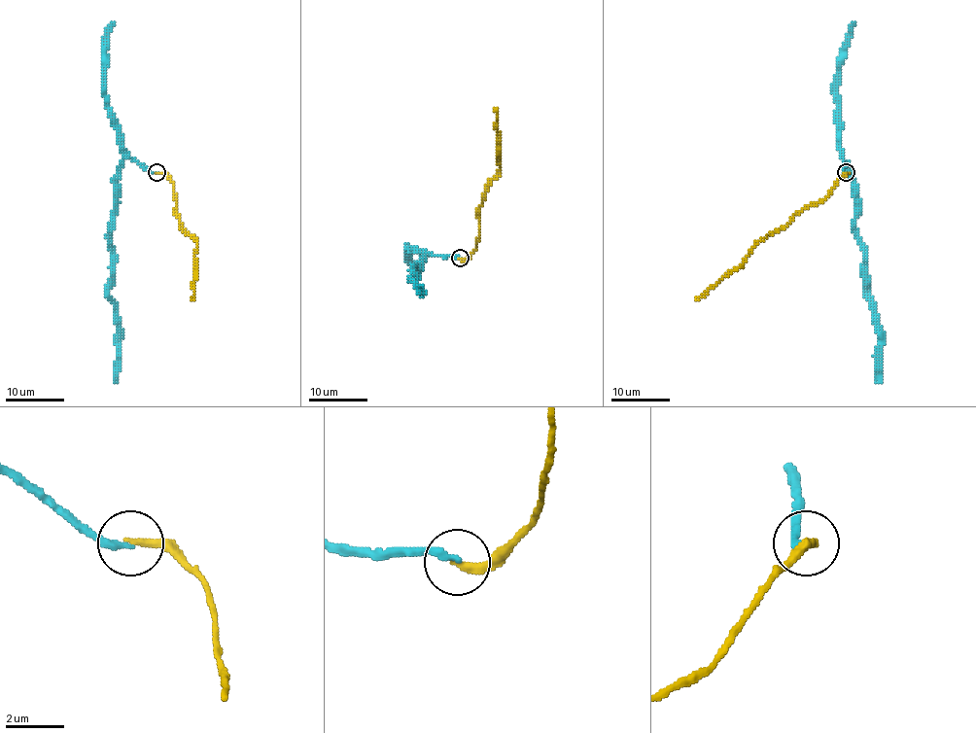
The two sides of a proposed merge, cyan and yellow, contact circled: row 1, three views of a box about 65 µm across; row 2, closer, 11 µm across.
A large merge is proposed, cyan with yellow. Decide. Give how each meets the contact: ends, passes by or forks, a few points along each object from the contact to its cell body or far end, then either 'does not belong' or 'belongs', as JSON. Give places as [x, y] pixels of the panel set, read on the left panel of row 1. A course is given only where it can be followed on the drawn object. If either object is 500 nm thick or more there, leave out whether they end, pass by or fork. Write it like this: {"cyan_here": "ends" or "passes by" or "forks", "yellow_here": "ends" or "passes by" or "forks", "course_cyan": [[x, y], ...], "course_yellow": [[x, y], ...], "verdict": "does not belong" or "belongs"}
{"cyan_here": "ends", "yellow_here": "ends", "course_cyan": [[156, 172], [149, 172], [126, 157], [117, 180], [109, 300], [114, 305], [117, 339], [117, 380], [114, 383]], "course_yellow": [[156, 172], [162, 172], [172, 183], [175, 215], [182, 228], [196, 240], [191, 299]], "verdict": "belongs"}

